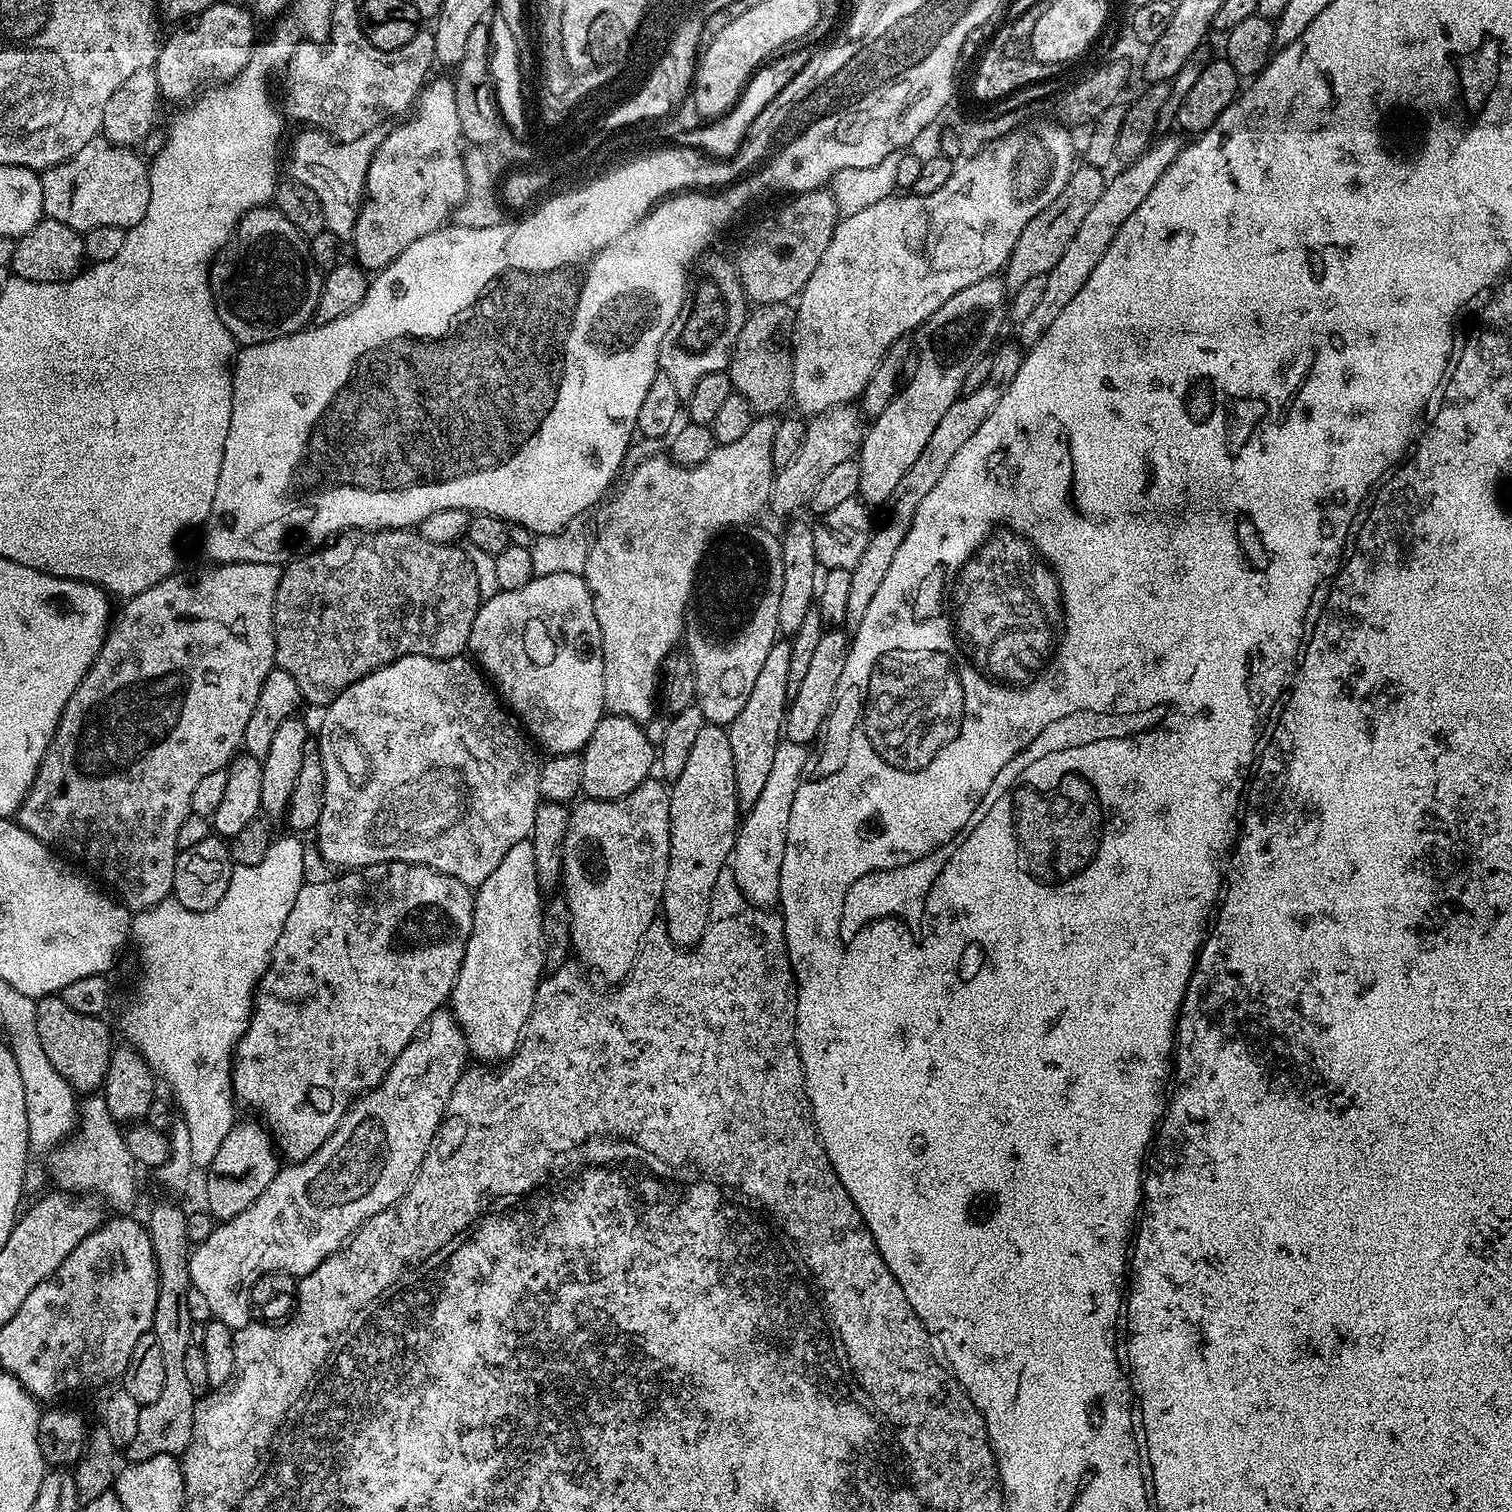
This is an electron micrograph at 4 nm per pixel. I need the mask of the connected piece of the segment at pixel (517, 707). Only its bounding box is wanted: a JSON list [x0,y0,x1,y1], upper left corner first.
[467,574,606,756]

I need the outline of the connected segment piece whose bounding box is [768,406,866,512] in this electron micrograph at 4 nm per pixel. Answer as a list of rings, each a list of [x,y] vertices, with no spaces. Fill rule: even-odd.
[[[841,406],[832,408],[828,412],[813,415],[807,421],[806,438],[802,438],[802,450],[793,458],[785,468],[779,469],[772,477],[772,492],[768,496],[768,504],[776,512],[796,512],[808,505],[810,498],[814,498],[814,490],[822,482],[822,477],[834,466],[853,459],[859,453],[860,443],[864,441],[866,420],[861,409],[856,406]]]

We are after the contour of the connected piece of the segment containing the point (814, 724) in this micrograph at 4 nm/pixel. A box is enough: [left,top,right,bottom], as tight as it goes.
[783,630,850,745]

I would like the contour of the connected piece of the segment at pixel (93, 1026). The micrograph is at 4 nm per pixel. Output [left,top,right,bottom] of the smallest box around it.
[36,994,114,1094]

